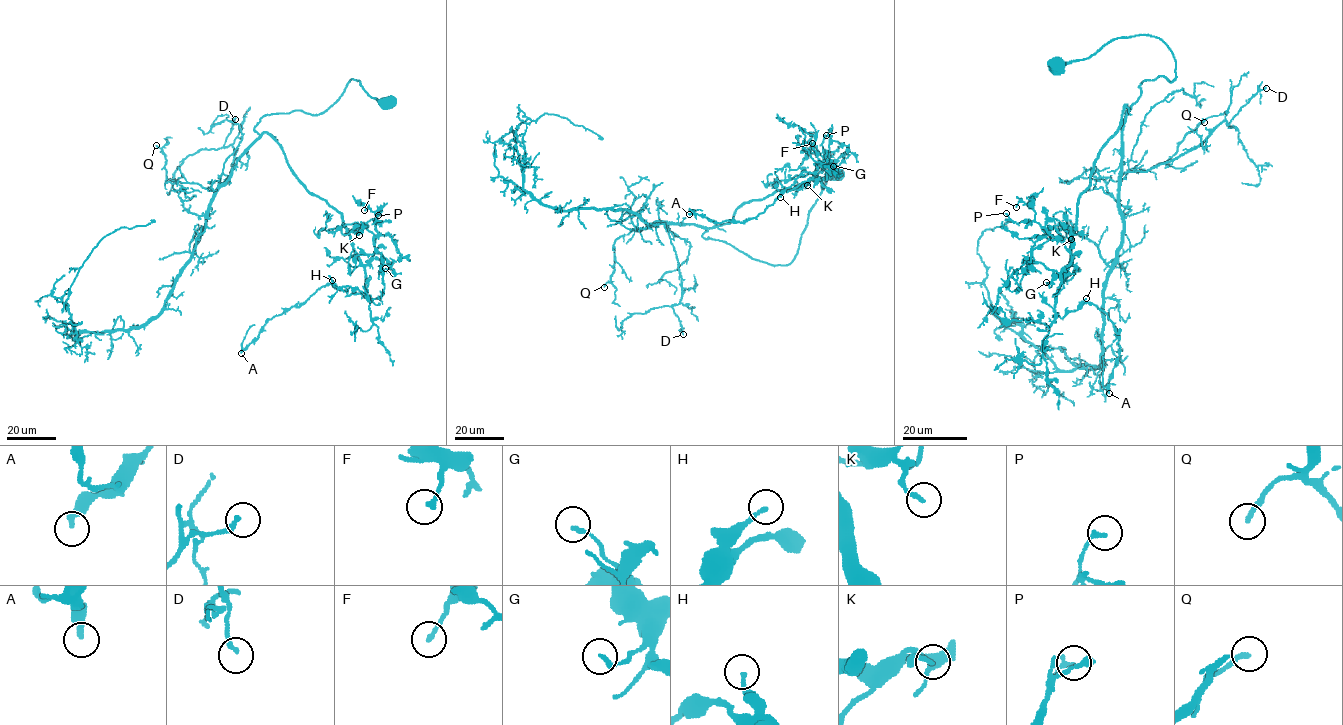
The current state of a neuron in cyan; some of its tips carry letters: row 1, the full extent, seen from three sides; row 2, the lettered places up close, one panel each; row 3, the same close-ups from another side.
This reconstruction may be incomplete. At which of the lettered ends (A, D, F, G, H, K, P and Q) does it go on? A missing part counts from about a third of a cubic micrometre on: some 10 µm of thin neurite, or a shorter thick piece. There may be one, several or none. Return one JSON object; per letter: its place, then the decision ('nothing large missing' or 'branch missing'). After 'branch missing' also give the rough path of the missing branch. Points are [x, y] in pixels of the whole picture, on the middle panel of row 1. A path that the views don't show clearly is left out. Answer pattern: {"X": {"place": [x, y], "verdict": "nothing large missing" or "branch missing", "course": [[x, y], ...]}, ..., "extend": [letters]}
{"A": {"place": [689, 214], "verdict": "nothing large missing"}, "D": {"place": [683, 334], "verdict": "nothing large missing"}, "F": {"place": [812, 143], "verdict": "nothing large missing"}, "G": {"place": [833, 166], "verdict": "nothing large missing"}, "H": {"place": [780, 197], "verdict": "nothing large missing"}, "K": {"place": [807, 185], "verdict": "nothing large missing"}, "P": {"place": [826, 135], "verdict": "nothing large missing"}, "Q": {"place": [604, 287], "verdict": "nothing large missing"}, "extend": []}

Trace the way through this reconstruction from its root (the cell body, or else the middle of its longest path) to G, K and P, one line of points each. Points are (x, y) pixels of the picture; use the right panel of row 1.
G: (1059, 65), (1148, 35), (1170, 50), (1175, 77), (1144, 80), (1126, 105), (1079, 199), (1068, 271), (1046, 282)
K: (1059, 65), (1140, 35), (1175, 62), (1100, 152), (1063, 277), (1071, 252), (1045, 225), (1071, 239)
P: (1059, 65), (1148, 35), (1175, 77), (1144, 80), (1126, 105), (1063, 277), (1065, 244), (1006, 213)

